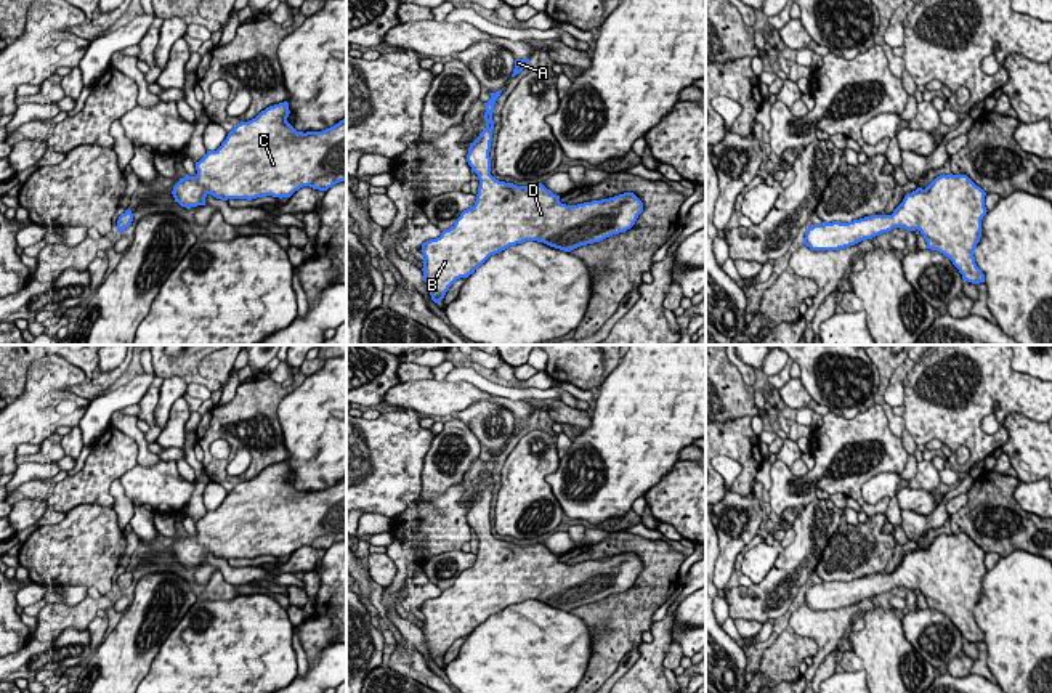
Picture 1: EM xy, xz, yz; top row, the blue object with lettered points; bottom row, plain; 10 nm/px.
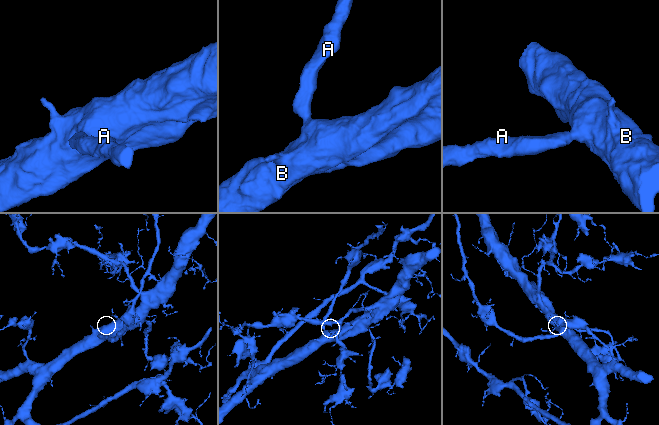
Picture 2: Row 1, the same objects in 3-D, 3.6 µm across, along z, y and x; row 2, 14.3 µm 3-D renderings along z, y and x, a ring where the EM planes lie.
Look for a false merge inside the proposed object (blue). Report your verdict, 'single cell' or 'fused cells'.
single cell

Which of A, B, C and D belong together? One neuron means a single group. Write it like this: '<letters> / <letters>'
A B C D

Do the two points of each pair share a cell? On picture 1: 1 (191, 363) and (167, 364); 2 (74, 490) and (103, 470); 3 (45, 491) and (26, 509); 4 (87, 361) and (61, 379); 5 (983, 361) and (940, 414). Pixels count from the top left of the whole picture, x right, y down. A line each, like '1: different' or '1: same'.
1: same
2: same
3: different
4: different
5: same

